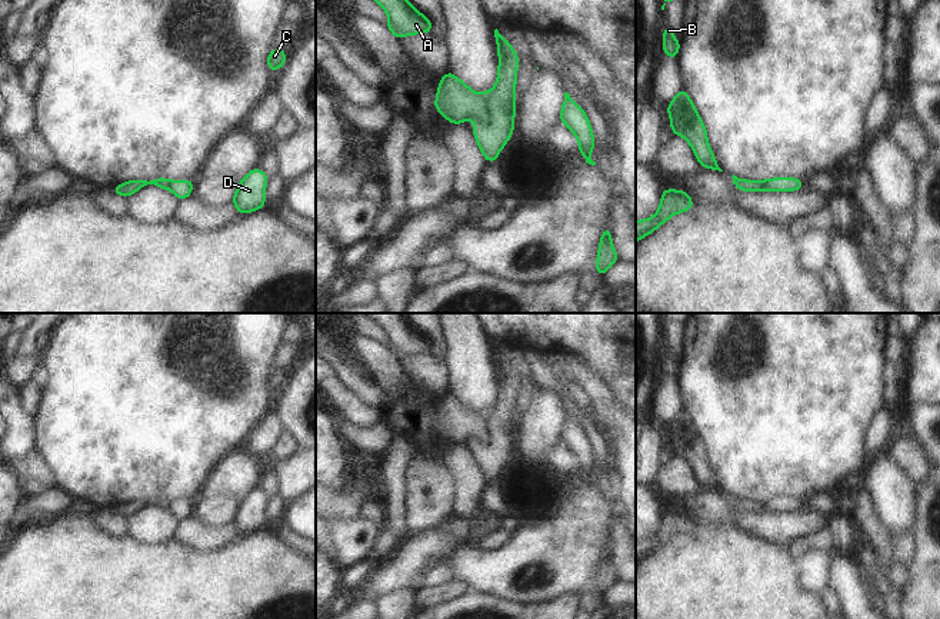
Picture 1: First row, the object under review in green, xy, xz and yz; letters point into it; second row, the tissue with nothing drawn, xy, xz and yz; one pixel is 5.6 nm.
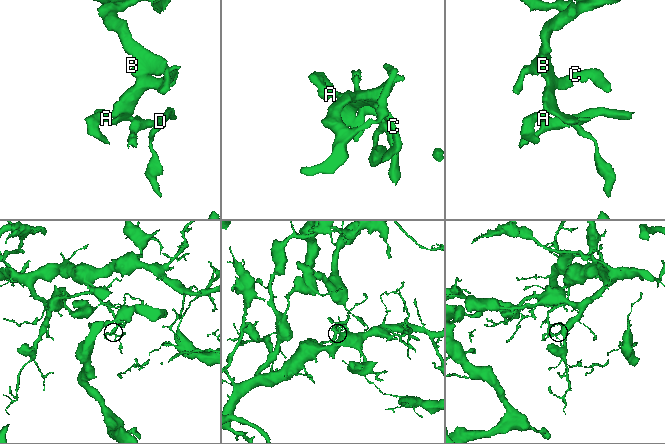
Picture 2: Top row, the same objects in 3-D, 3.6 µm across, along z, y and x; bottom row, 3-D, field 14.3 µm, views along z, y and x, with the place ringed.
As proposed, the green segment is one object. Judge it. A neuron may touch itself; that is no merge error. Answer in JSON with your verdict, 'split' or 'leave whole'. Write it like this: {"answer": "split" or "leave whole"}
{"answer": "split"}

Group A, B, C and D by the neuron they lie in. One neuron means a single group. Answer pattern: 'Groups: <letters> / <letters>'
Groups: A B C / D.

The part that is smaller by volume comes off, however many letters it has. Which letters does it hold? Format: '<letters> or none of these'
D

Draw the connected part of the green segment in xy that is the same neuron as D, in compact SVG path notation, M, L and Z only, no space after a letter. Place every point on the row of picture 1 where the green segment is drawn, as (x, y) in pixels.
M260 169L250 170L239 183L233 196L236 210L243 216L264 207L264 189L269 177Z

